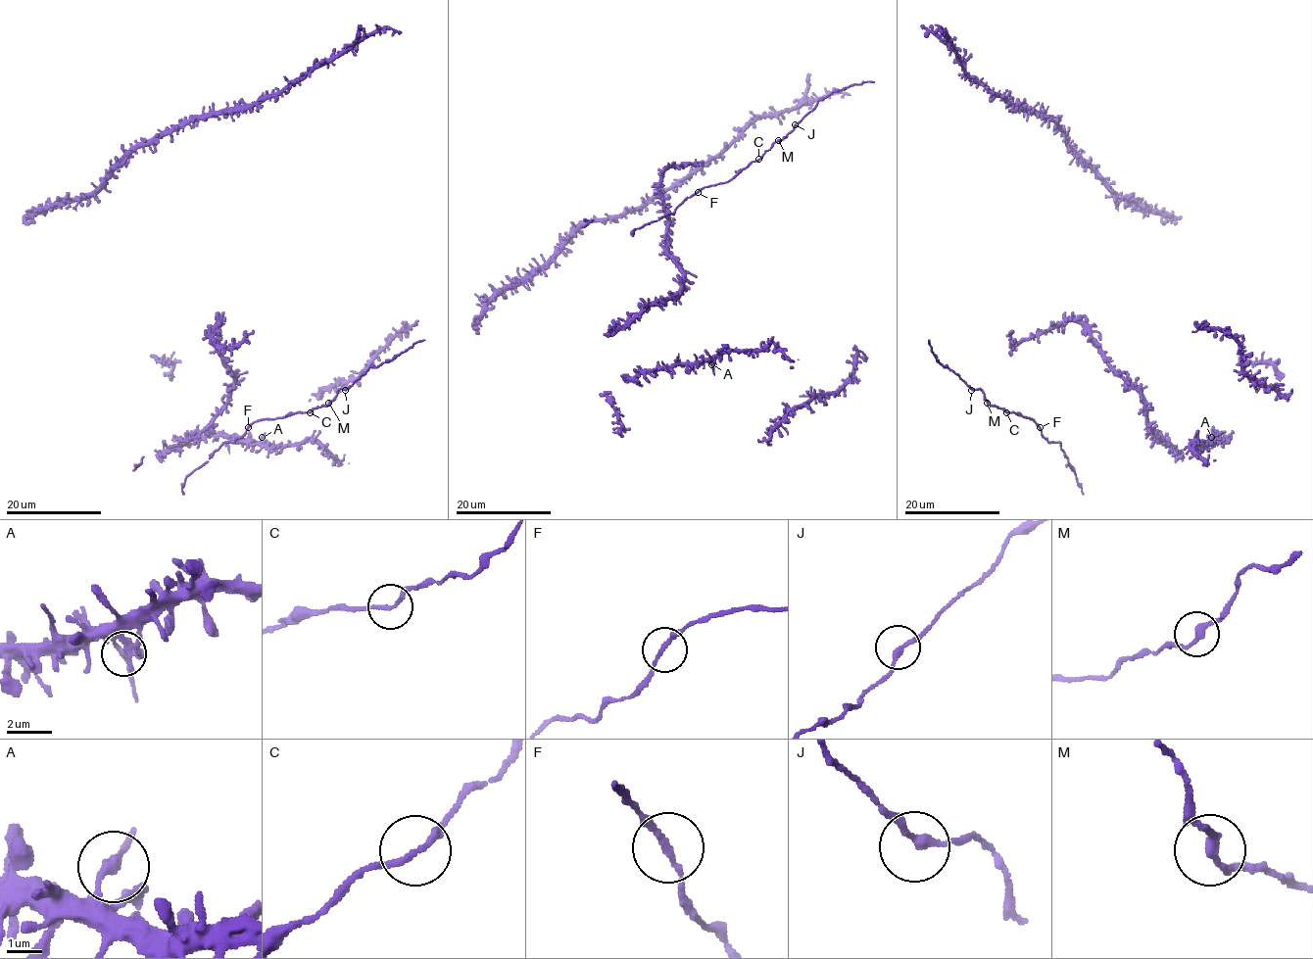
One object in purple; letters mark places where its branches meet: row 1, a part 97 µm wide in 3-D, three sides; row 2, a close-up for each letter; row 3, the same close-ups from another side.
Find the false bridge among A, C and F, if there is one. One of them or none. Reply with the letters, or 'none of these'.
C

